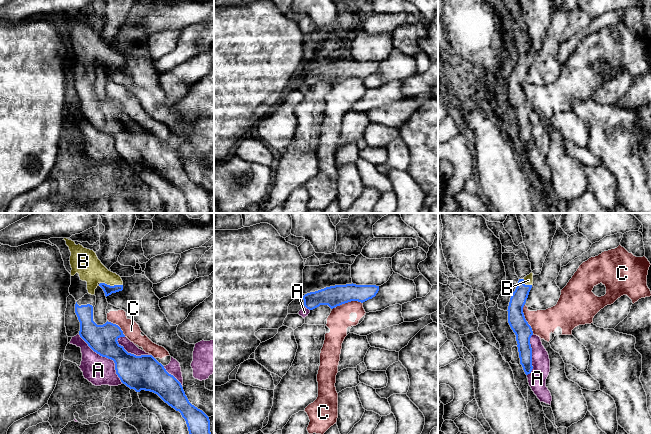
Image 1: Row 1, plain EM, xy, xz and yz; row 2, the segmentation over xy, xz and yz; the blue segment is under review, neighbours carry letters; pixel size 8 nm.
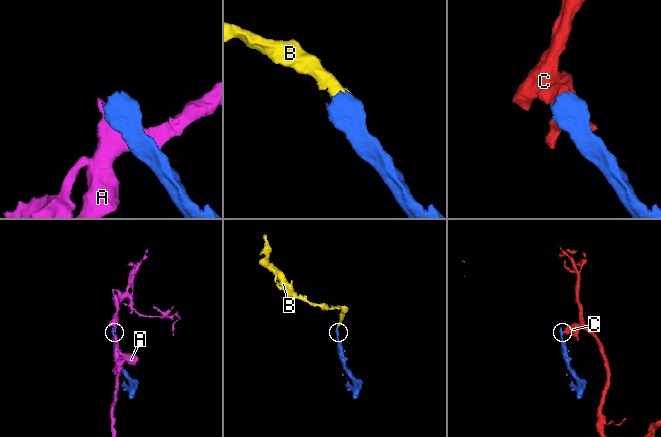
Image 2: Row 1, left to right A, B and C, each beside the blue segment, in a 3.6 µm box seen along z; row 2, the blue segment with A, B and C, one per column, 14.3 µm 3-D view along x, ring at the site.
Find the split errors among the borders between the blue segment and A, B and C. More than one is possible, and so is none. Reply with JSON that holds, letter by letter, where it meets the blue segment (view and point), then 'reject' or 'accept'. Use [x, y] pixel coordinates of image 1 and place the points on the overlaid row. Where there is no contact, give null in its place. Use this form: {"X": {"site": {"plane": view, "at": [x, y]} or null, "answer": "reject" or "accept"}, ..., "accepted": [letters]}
{"A": {"site": {"plane": "xy", "at": [106, 357]}, "answer": "reject"}, "B": {"site": {"plane": "xy", "at": [111, 286]}, "answer": "accept"}, "C": {"site": {"plane": "yz", "at": [525, 319]}, "answer": "reject"}, "accepted": ["B"]}

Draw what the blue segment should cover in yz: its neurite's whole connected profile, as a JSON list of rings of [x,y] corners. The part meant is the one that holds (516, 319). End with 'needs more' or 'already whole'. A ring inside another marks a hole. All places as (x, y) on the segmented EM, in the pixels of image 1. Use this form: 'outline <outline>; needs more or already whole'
outline [[[533,273],[519,279],[508,306],[508,323],[516,335],[520,364],[526,375],[530,374],[532,366],[532,348],[530,338],[533,335],[531,326],[525,319],[523,307],[533,285]]]; needs more

